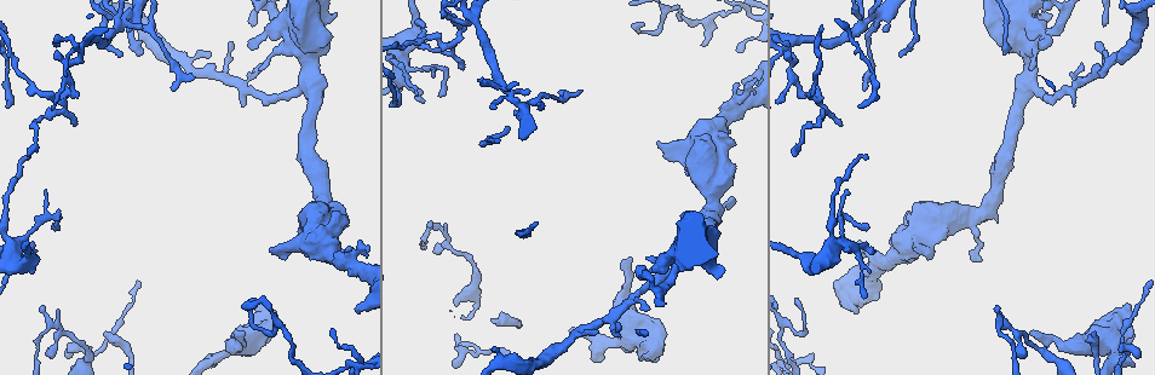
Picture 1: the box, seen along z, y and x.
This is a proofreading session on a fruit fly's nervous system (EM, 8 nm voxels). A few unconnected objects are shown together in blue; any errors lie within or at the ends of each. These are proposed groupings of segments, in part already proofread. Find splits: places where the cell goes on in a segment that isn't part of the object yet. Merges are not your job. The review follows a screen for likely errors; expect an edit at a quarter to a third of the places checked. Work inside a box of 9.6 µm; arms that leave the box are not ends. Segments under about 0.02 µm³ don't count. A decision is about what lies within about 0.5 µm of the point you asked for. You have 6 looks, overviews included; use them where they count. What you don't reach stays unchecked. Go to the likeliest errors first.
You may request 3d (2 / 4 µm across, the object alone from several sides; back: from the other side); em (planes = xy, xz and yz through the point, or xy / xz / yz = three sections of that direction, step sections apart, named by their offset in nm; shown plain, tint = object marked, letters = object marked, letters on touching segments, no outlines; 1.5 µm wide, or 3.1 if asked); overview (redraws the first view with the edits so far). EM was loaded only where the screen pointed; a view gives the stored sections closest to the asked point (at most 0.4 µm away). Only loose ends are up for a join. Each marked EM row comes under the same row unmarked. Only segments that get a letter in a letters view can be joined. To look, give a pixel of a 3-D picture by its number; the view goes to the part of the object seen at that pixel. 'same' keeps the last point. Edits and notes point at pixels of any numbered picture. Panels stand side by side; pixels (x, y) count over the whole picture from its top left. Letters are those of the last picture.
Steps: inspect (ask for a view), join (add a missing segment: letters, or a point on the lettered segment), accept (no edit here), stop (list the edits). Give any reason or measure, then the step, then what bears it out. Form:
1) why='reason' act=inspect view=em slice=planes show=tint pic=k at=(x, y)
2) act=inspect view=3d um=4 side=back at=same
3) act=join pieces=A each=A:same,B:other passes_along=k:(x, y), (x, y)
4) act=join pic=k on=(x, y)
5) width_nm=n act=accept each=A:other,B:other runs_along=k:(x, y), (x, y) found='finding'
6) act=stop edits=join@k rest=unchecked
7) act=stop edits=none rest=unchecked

why='tapers out' act=inspect view=3d um=4 pic=1 at=(436, 253)

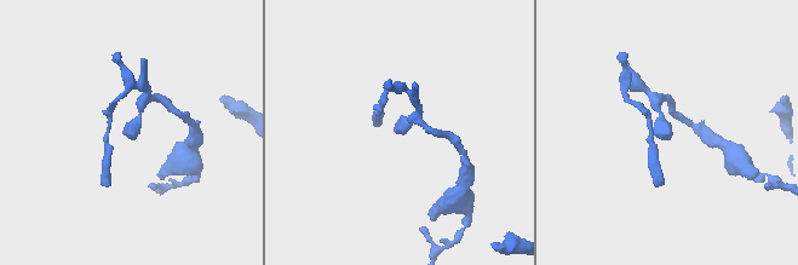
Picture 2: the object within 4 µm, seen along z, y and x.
why='need the tissue' act=inspect view=em slice=yz step=4 show=tint pic=2 at=(403, 134)

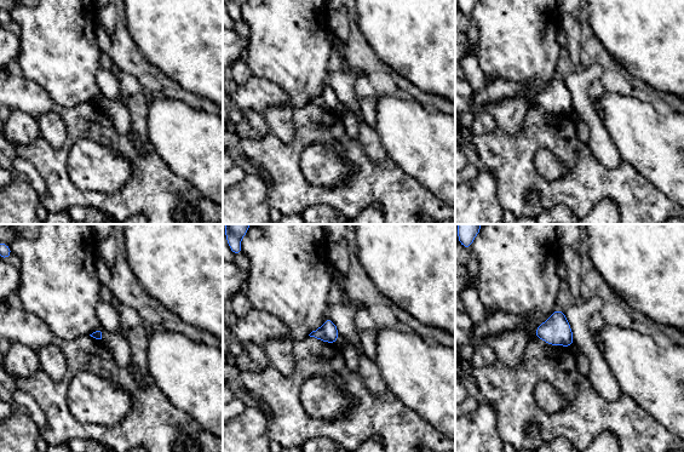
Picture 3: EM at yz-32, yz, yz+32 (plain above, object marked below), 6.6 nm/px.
act=inspect view=em slice=planes show=letters at=same

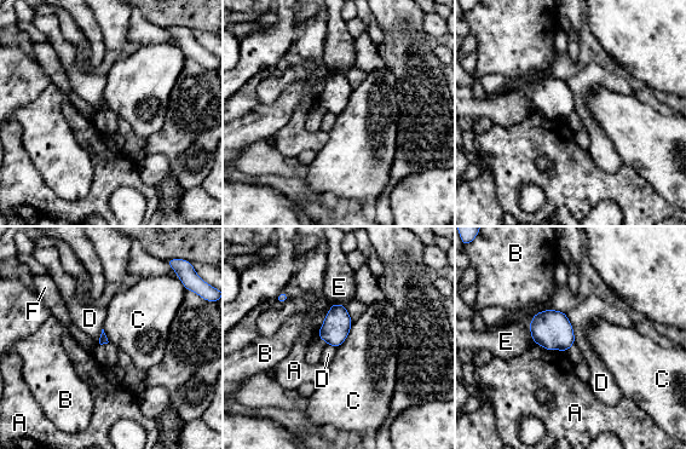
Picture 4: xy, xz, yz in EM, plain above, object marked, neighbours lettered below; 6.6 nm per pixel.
longest_contact=A:240nm act=accept each=A:other,B:other,C:other,D:other,E:other,F:other border=4:(353, 322), (346, 339), (336, 349) found='none of them fits'

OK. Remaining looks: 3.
why='free end' act=inspect view=em slice=planes show=letters pic=1 at=(594, 362)

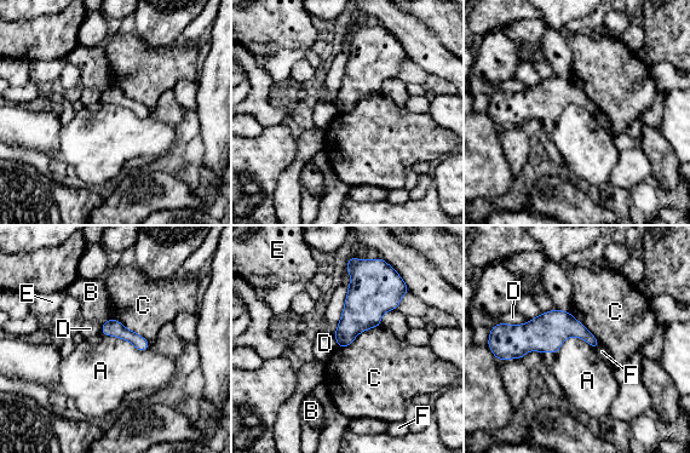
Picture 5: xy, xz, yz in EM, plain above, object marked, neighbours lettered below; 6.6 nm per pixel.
longest_contact=D:380nm act=accept each=A:other,B:other,C:other,D:other,E:other,F:other runs_along=5:(105, 325), (131, 336), (145, 345) found='no lettered segment goes on from it'

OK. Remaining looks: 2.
act=stop edits=none rest=unchecked

